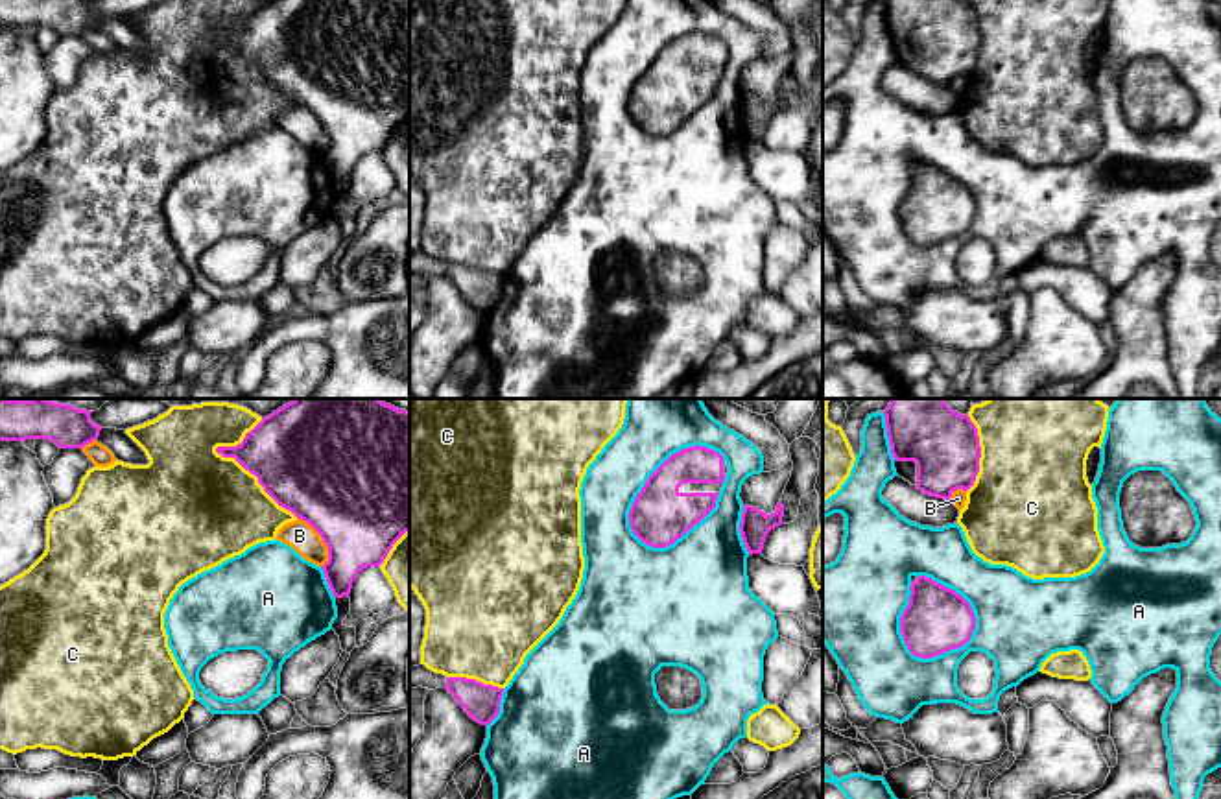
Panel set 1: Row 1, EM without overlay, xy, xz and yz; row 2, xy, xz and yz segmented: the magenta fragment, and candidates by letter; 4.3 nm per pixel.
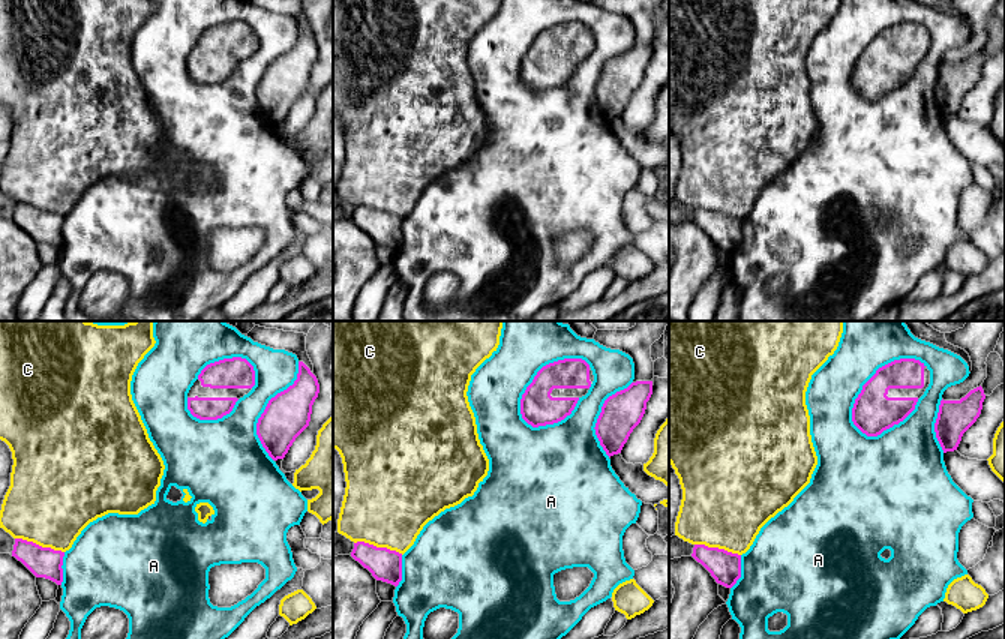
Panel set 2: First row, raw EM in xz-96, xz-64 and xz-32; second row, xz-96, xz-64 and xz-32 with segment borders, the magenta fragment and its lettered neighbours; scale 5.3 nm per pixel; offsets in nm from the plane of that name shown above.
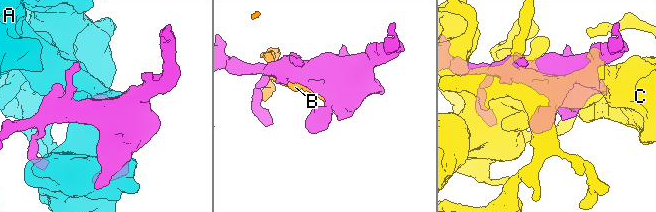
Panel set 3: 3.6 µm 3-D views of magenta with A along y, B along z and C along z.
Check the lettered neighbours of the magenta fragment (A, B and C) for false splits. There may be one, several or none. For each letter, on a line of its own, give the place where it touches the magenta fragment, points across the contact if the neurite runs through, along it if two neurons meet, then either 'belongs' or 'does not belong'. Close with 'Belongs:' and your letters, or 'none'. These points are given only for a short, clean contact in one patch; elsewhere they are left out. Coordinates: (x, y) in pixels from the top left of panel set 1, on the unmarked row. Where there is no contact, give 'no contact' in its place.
A: contact xz (659, 54); does not belong
B: contact xy (323, 128); does not belong
C: contact xy (259, 67); does not belong
Belongs: none

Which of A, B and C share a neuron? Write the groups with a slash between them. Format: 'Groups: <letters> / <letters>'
Groups: A / B / C

